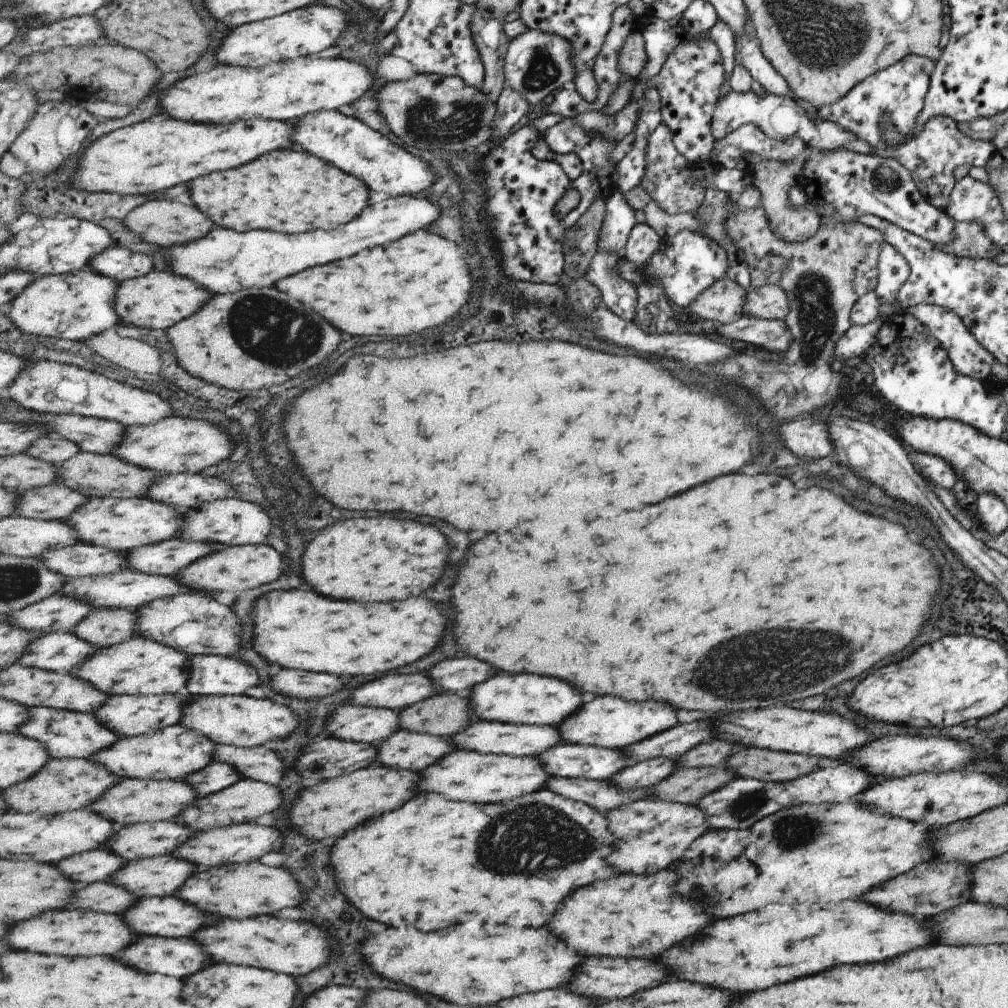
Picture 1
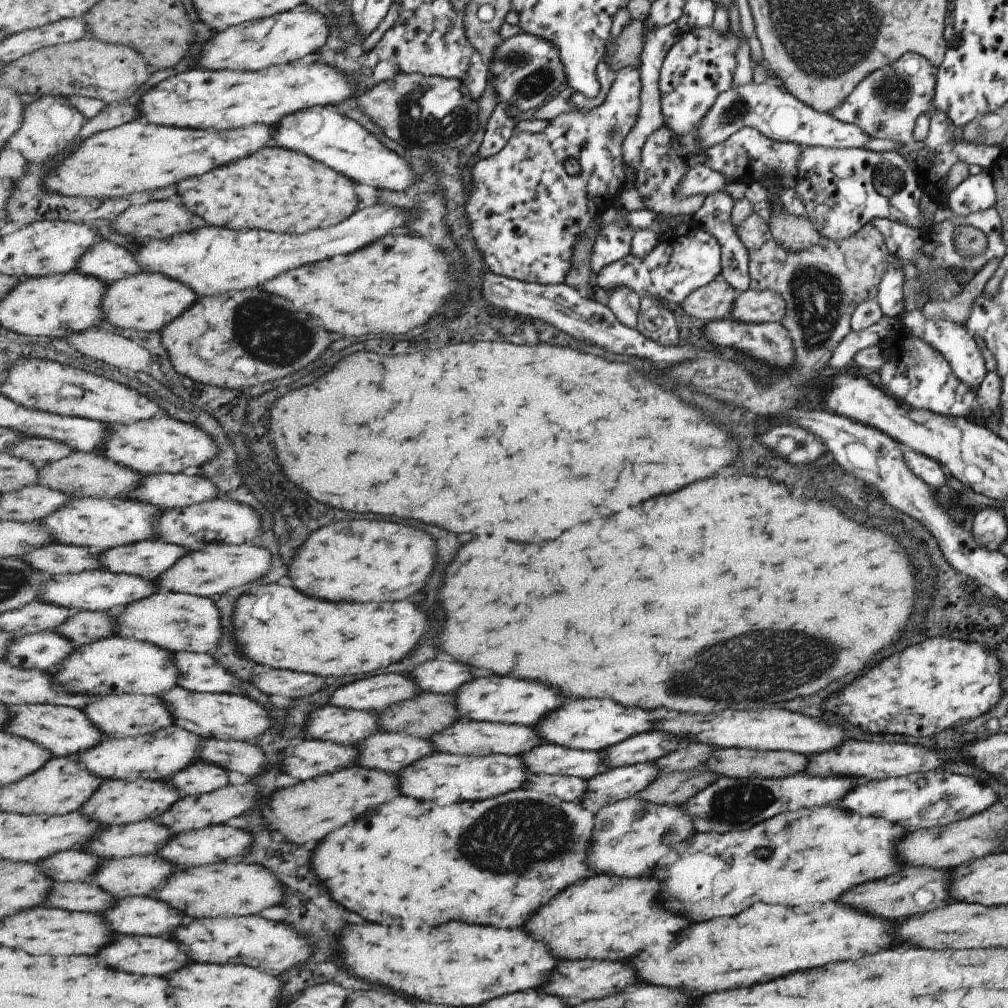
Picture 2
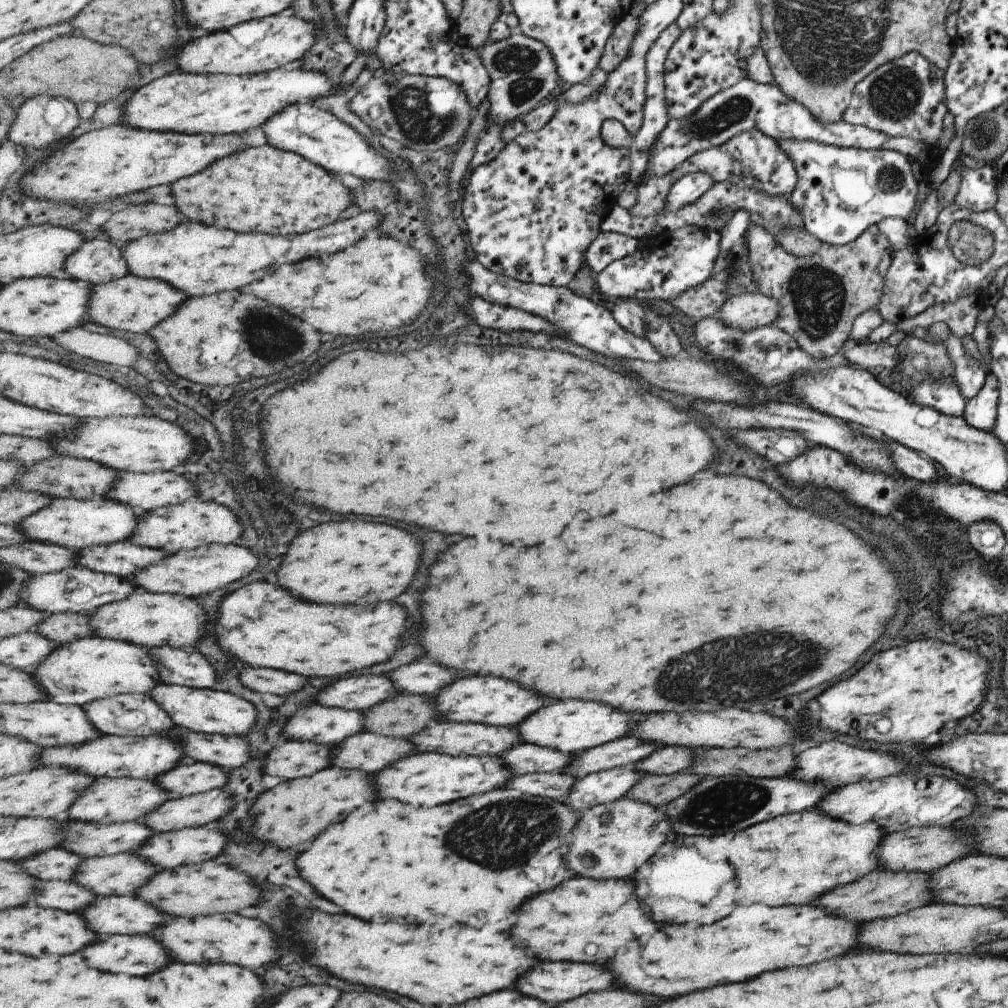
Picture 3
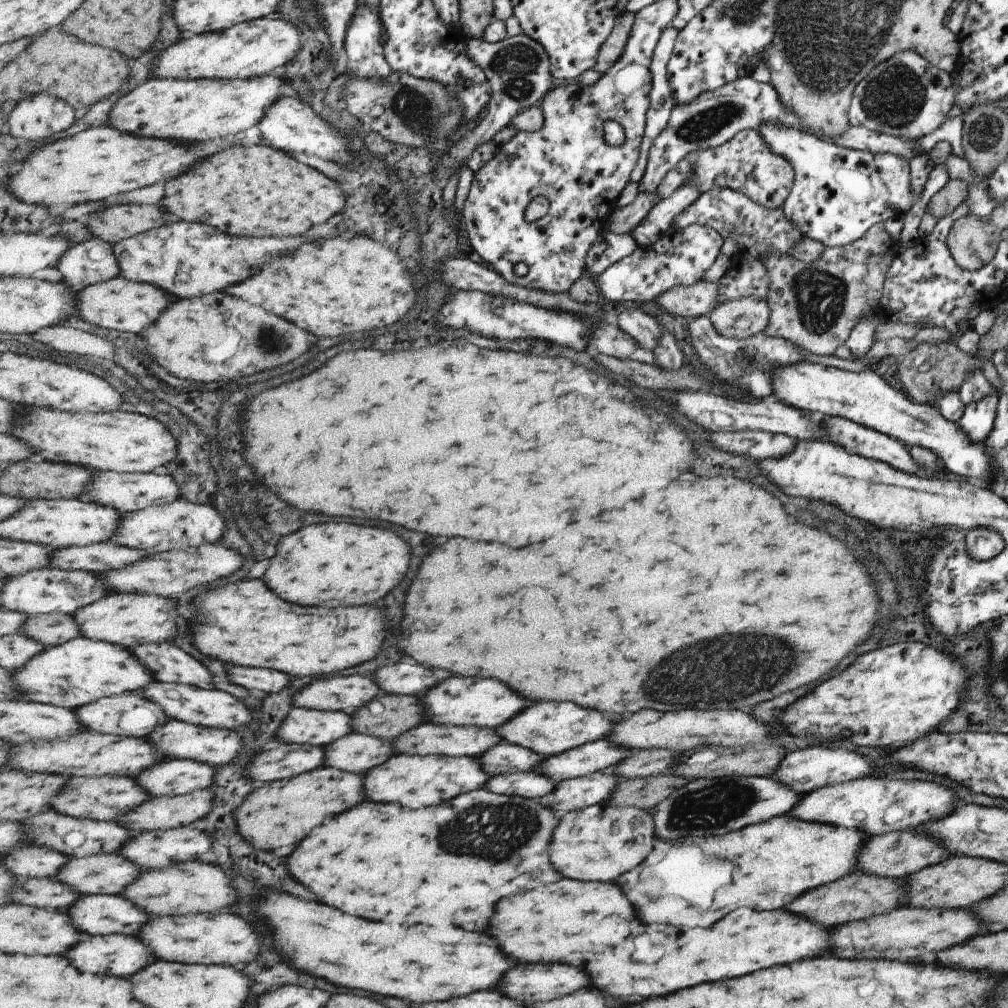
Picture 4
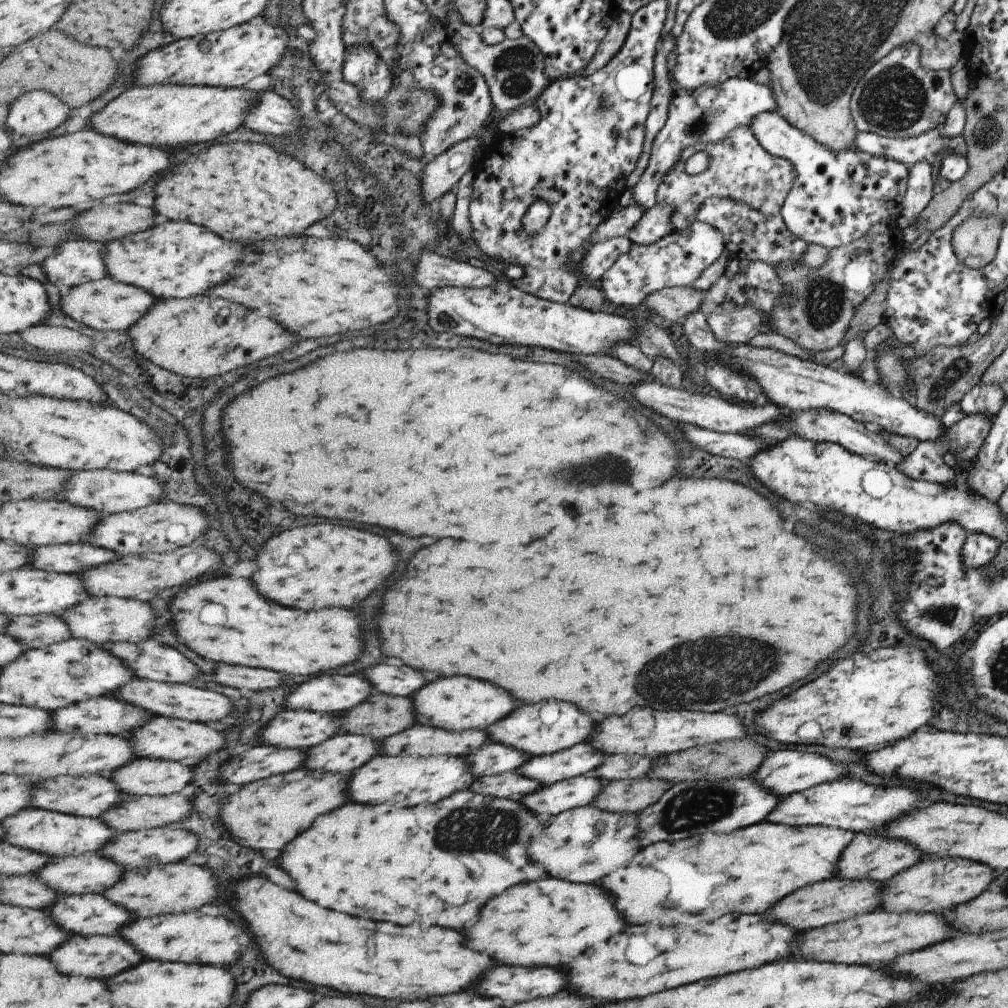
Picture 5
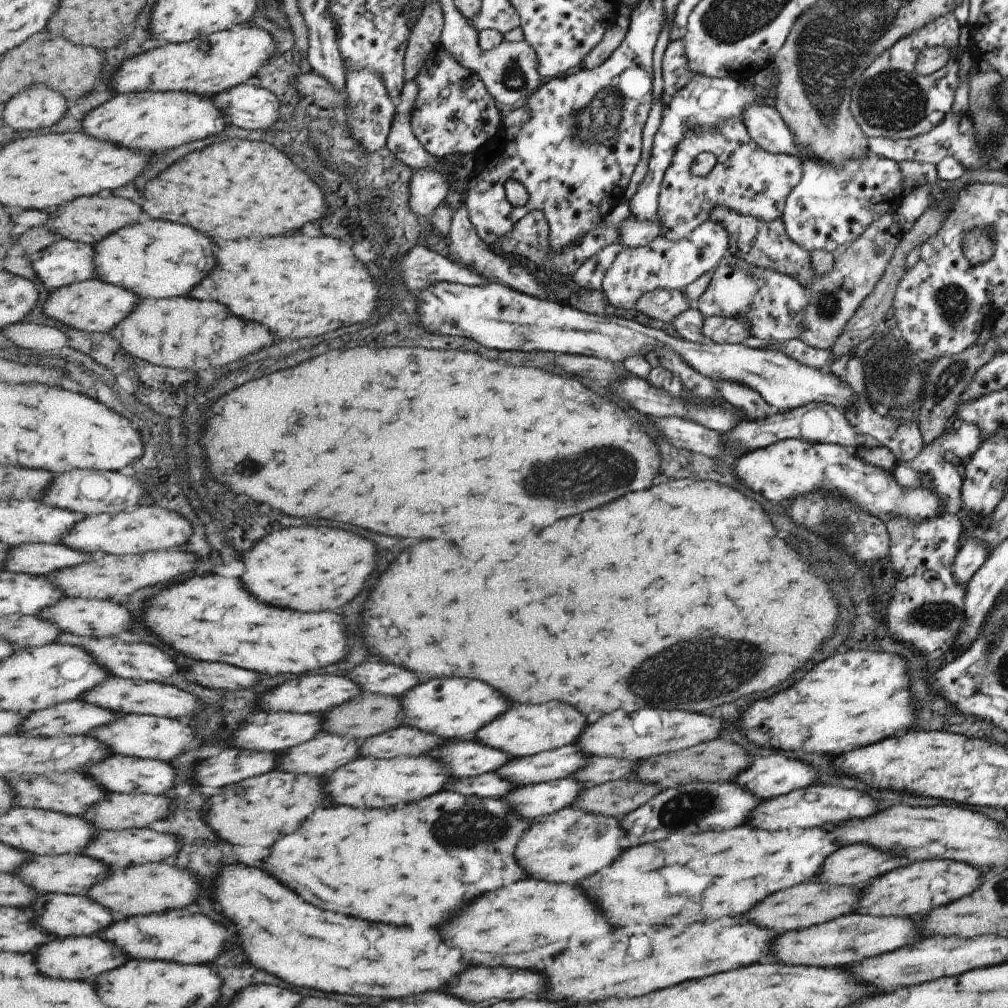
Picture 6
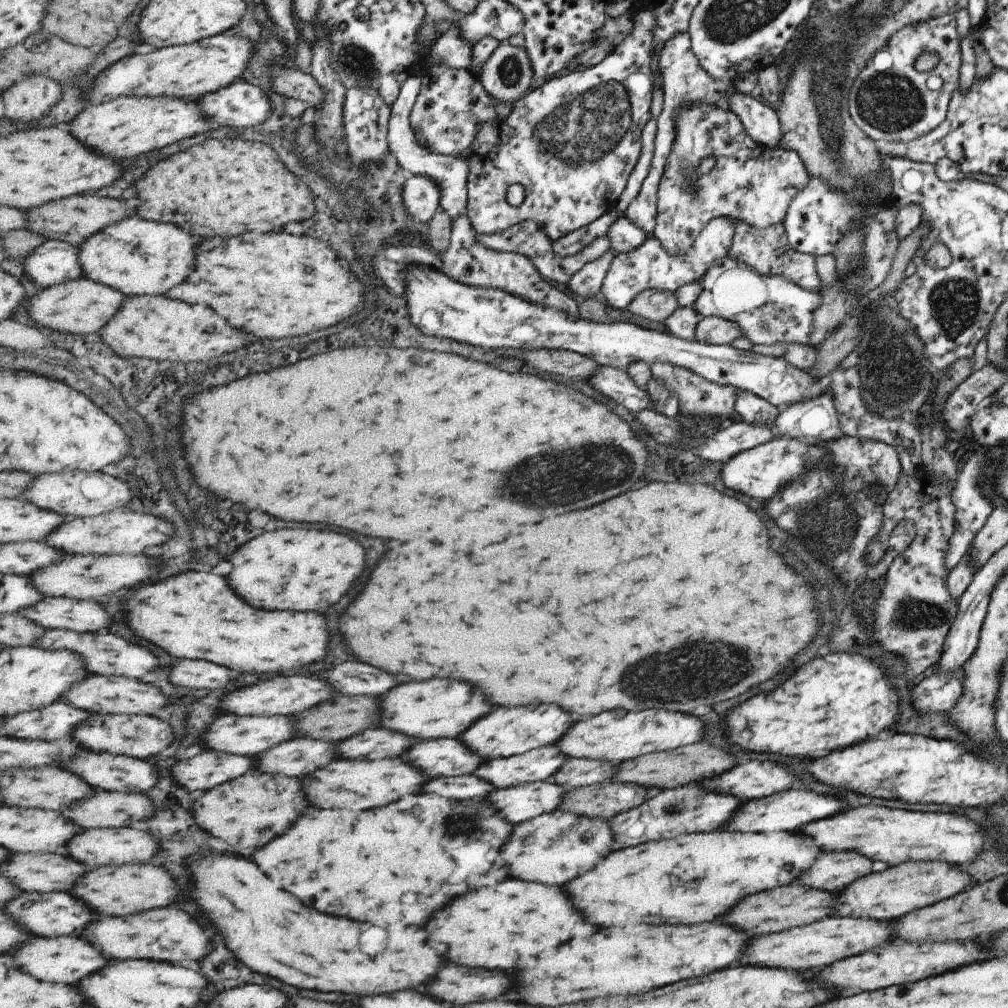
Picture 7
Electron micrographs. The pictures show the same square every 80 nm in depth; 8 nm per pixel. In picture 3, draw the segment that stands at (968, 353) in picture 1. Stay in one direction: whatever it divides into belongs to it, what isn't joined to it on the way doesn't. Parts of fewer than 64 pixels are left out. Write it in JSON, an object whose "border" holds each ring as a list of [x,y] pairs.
{"border":[[[915,327],[907,333],[907,337],[915,337],[921,342],[928,342],[931,344],[943,344],[947,358],[951,360],[951,368],[953,368],[952,378],[961,392],[961,396],[965,401],[969,401],[977,392],[979,388],[985,383],[986,374],[981,367],[979,361],[969,356],[965,347],[962,345],[963,337],[959,338],[949,332],[946,340],[935,341],[929,338],[927,334],[929,328]]]}

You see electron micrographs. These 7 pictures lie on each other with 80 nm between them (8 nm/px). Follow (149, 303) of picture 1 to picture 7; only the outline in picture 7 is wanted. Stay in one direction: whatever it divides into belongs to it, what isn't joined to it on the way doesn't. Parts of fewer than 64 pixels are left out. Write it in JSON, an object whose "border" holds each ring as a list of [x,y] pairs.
{"border":[[[83,277],[44,288],[34,296],[34,299],[28,300],[28,304],[24,307],[28,311],[28,316],[46,330],[87,336],[101,332],[112,316],[114,318],[122,310],[126,300],[127,296],[117,289]]]}

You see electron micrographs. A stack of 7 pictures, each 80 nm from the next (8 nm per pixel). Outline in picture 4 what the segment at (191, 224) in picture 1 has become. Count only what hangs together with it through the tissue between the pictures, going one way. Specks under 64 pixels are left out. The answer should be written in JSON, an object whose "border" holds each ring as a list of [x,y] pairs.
{"border":[[[113,204],[101,212],[97,212],[96,216],[89,220],[87,228],[92,236],[114,245],[123,239],[165,226],[167,224],[165,214],[167,212],[161,206]]]}

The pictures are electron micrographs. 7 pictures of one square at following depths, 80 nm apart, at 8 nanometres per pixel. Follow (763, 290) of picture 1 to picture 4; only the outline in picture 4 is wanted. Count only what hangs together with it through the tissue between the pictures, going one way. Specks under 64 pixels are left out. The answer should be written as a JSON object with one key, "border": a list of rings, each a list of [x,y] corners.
{"border":[[[750,296],[715,305],[709,317],[718,335],[732,339],[748,339],[763,332],[769,313],[765,301]]]}

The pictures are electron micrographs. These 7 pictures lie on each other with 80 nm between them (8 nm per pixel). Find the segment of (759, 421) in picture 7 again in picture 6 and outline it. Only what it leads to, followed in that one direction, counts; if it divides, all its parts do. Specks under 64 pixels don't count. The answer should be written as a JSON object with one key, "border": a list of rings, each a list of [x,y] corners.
{"border":[[[717,381],[716,389],[719,396],[731,404],[744,418],[756,421],[765,418],[775,412],[775,408],[769,406],[758,392],[736,382]]]}

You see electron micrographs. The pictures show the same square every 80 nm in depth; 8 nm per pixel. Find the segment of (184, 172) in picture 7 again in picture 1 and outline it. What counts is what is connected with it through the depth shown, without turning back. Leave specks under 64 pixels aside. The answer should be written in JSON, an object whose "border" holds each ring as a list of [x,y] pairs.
{"border":[[[277,150],[271,152],[259,160],[253,160],[251,164],[243,168],[233,168],[227,172],[213,172],[209,176],[201,176],[195,180],[195,184],[189,184],[191,198],[198,209],[207,212],[209,204],[209,216],[215,220],[215,226],[233,229],[239,232],[265,228],[265,230],[277,230],[277,232],[311,232],[317,228],[323,230],[335,230],[339,224],[347,224],[366,210],[370,202],[370,192],[366,182],[345,174],[343,170],[335,168],[335,165],[323,162],[318,156],[301,152],[301,150]]]}

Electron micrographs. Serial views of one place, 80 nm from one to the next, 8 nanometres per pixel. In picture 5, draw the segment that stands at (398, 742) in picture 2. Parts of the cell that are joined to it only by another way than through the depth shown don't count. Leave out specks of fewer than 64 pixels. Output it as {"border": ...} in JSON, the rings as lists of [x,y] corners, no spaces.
{"border":[[[343,731],[318,746],[306,749],[304,766],[330,773],[352,773],[377,755],[381,755],[378,741]]]}

